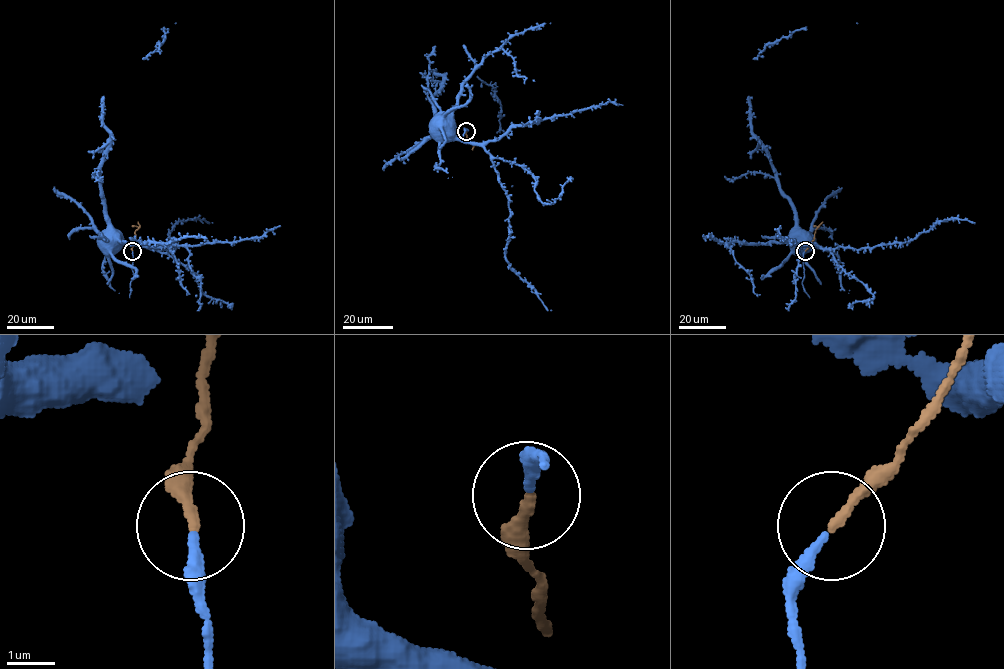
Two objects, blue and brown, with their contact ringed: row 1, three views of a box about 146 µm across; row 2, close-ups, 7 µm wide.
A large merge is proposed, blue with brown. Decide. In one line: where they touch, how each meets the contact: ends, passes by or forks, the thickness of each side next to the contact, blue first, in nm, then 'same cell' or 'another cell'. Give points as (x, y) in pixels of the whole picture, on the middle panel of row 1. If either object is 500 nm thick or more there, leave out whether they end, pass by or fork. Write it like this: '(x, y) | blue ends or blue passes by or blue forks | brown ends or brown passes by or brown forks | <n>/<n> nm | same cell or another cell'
(466, 131) | blue ends | brown ends | 240/220 nm | same cell

